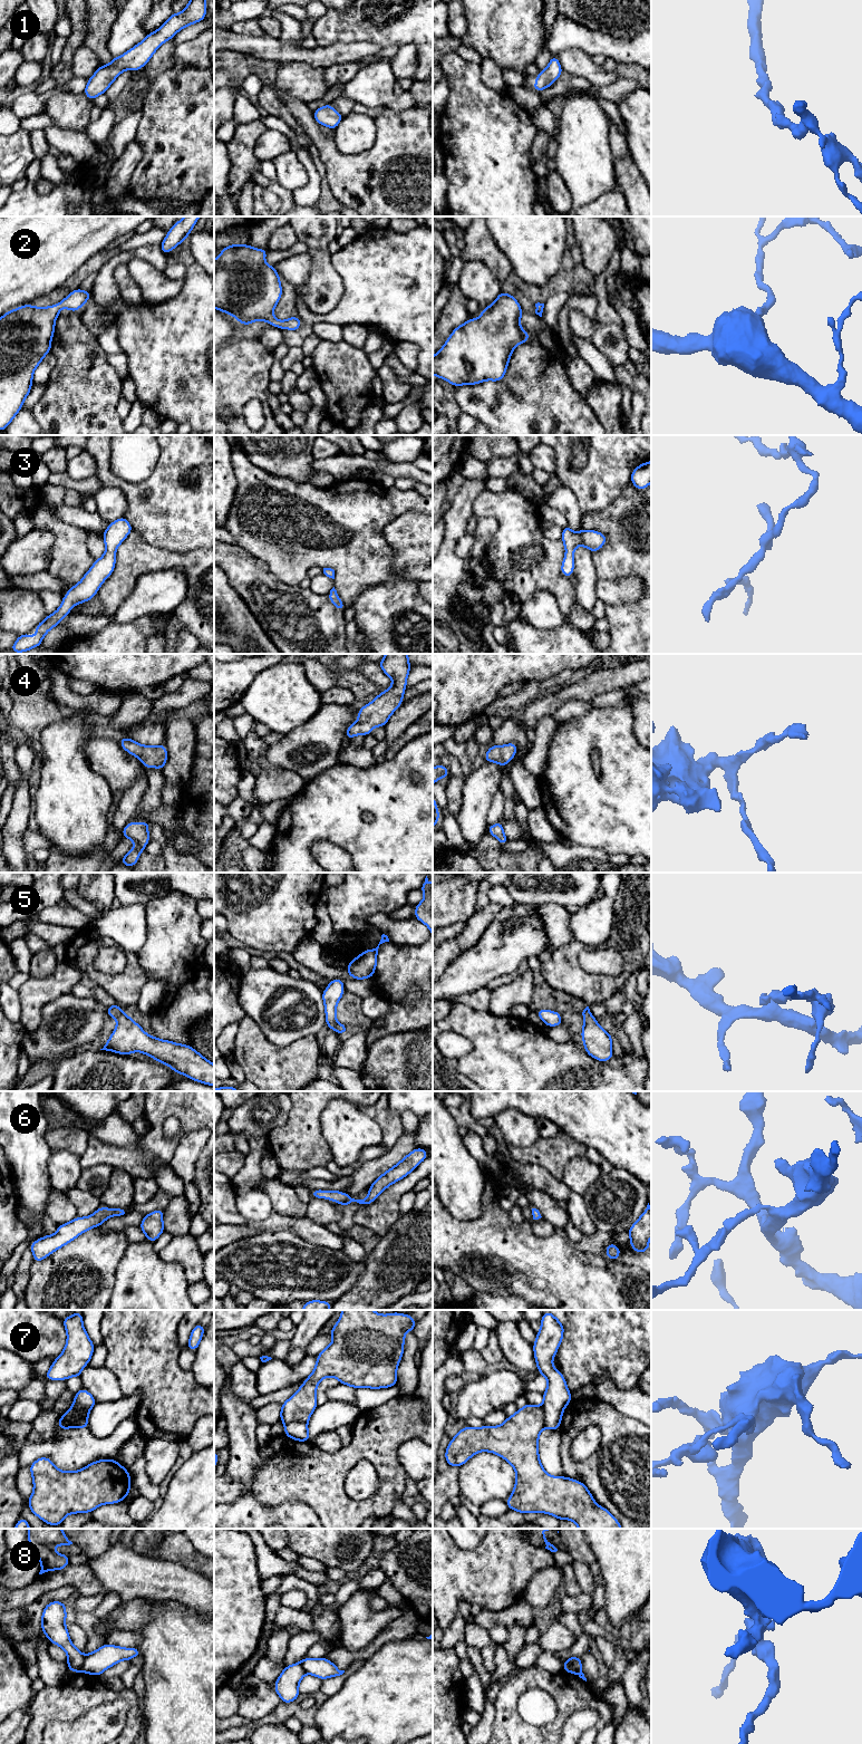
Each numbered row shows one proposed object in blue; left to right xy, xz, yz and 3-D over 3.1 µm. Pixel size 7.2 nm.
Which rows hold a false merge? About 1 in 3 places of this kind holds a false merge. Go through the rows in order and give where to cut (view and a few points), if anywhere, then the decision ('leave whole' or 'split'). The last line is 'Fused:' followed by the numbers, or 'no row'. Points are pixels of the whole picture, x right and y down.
1: no cut | leave whole
2: no cut | leave whole
3: no cut | leave whole
4: no cut | leave whole
5: no cut | leave whole
6: no cut | leave whole
7: xy (89, 1408), (76, 1422), (70, 1419) | split
8: yz (569, 1657), (574, 1673) | split
Fused: 7, 8

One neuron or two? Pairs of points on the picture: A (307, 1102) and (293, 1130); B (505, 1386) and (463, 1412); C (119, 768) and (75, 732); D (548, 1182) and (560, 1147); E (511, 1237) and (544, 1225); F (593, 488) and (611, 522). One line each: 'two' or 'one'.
A: one
B: one
C: two
D: two
E: two
F: two

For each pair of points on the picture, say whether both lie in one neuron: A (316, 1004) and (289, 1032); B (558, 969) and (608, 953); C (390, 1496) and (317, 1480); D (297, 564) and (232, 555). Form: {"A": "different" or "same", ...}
{"A": "same", "B": "different", "C": "same", "D": "different"}

